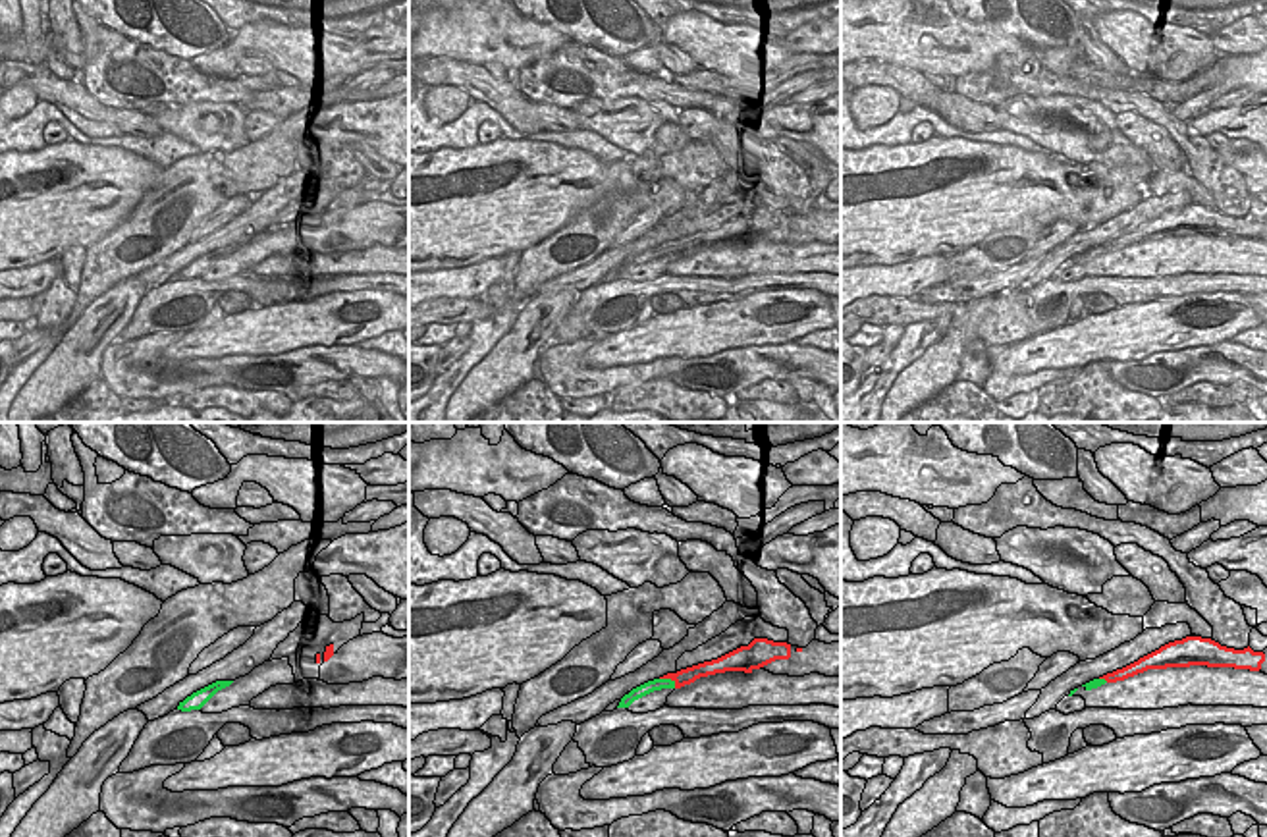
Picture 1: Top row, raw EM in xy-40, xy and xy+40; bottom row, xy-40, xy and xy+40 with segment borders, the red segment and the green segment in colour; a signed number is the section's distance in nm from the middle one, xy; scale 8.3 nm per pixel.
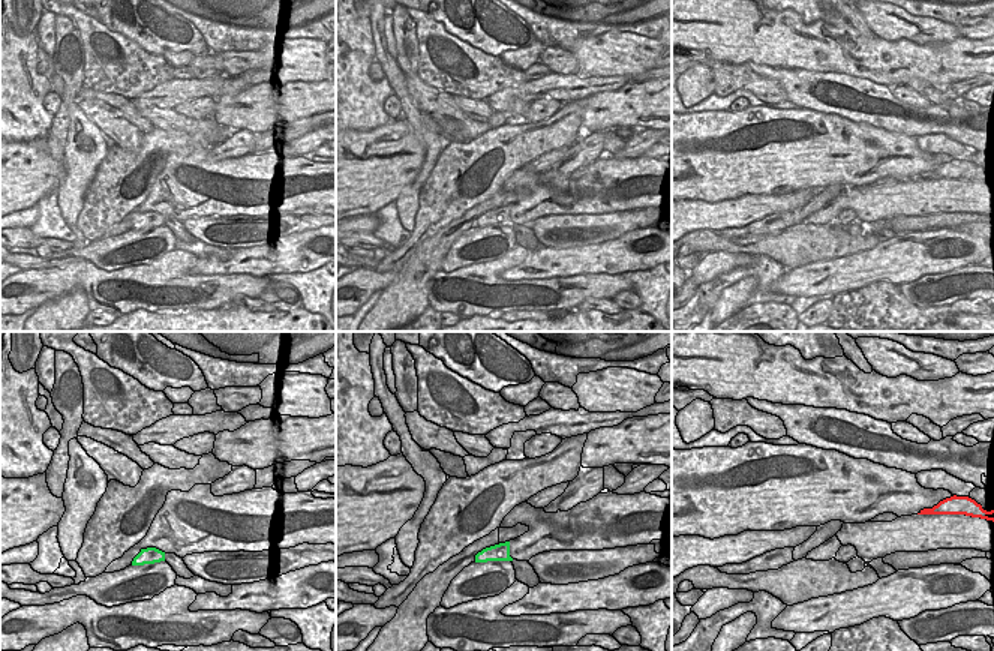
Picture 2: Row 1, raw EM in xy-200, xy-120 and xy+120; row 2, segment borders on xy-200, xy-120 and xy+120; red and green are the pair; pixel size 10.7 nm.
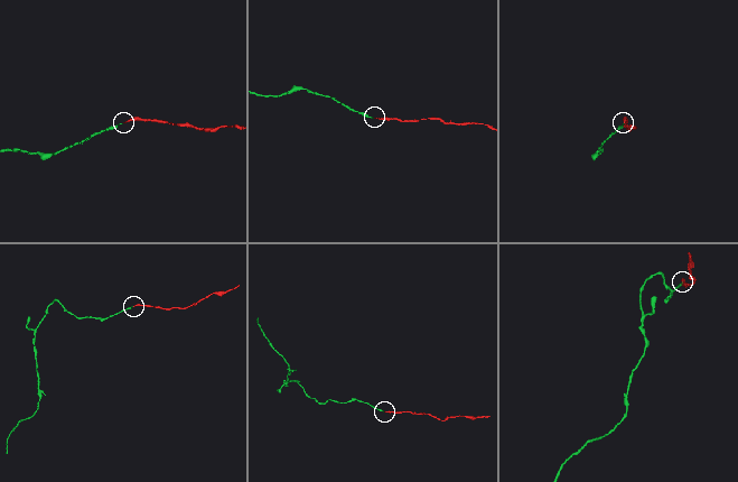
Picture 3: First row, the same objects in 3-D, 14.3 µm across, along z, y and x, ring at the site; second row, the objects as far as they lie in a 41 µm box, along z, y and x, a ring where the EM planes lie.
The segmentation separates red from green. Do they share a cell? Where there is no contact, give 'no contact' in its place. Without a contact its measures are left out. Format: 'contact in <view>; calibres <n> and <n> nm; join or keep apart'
contact in xy; calibres 130 and 100 nm; join

